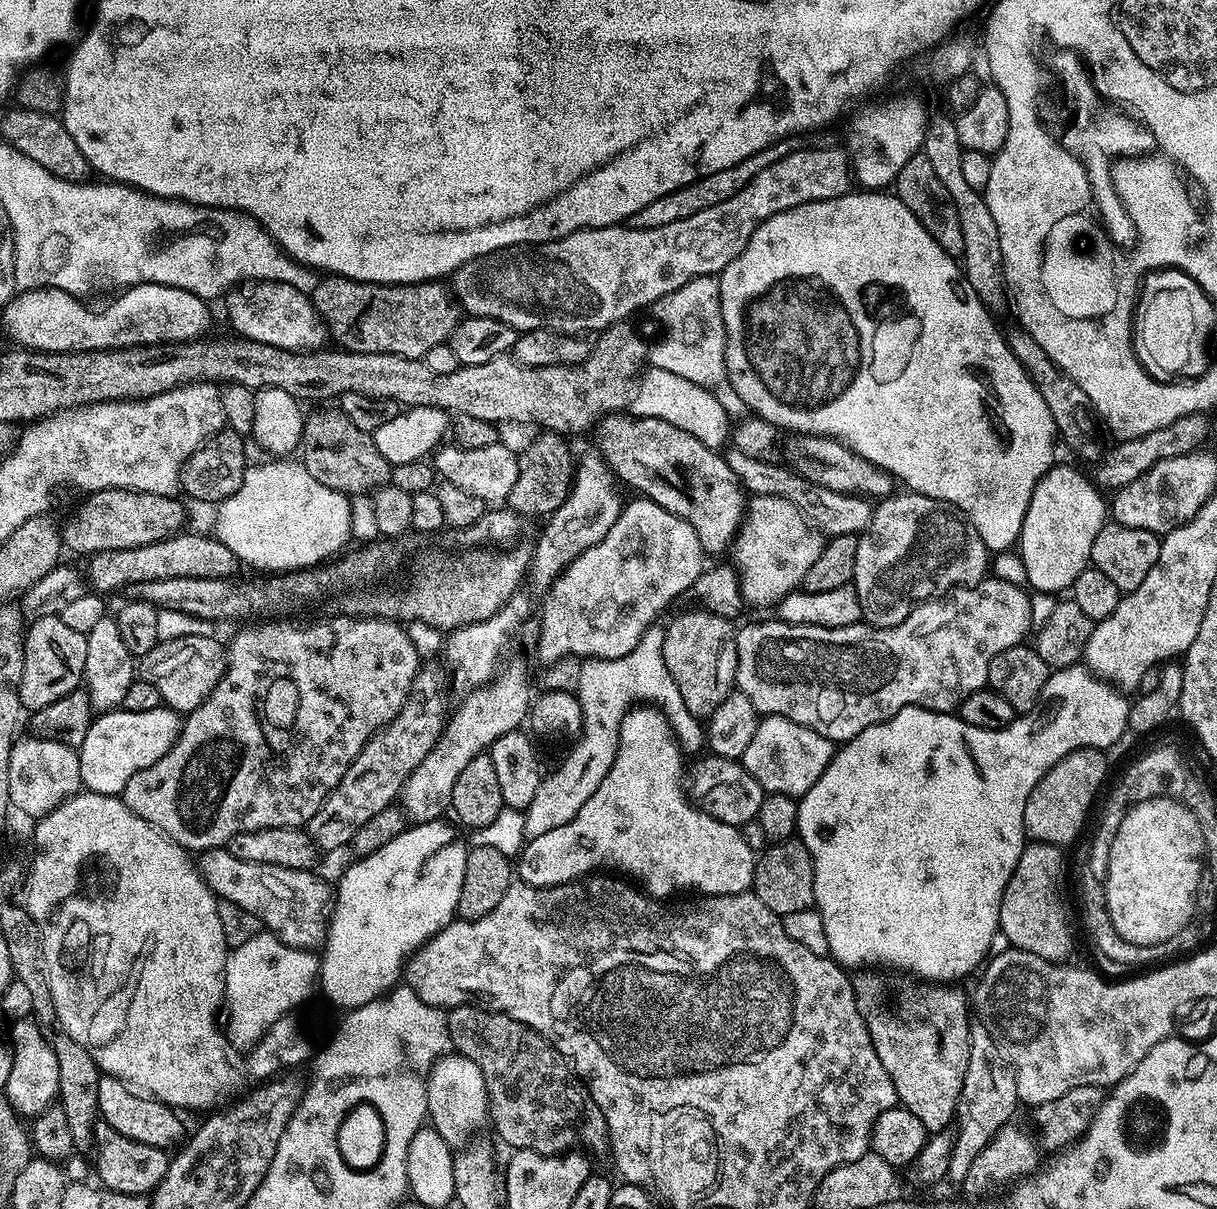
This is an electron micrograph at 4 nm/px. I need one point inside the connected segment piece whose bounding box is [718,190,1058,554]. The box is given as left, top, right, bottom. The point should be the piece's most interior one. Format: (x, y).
(843, 318)

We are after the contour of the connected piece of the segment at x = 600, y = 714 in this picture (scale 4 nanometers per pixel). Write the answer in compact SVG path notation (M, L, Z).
M653 626L642 634L638 646L630 650L630 654L622 654L622 658L613 660L585 659L581 666L581 678L575 695L580 698L582 710L582 732L568 757L540 781L534 794L534 802L526 809L506 808L490 822L490 826L475 829L475 843L490 846L503 856L515 857L528 840L538 838L538 834L547 834L558 826L566 826L582 806L586 806L586 798L602 786L602 778L612 769L614 758L618 754L618 738L622 718L635 702L653 702L662 709L672 725L672 731L685 753L703 753L706 748L706 728L701 717L690 714L686 710L686 702L682 702L682 694L678 694L678 686L674 686L674 678L670 678L670 670L666 670L666 658L662 658L662 642L664 628Z

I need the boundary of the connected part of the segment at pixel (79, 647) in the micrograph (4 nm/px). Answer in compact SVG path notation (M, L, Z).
M59 615L43 616L31 621L22 636L24 661L22 662L22 682L20 683L20 703L25 709L35 710L58 702L75 688L81 687L86 666L86 646L88 637L78 630L70 630Z

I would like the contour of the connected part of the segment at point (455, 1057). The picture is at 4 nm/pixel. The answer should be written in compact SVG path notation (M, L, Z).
M445 1054L436 1061L432 1067L432 1073L428 1076L428 1120L436 1133L447 1142L453 1150L460 1150L464 1144L480 1127L490 1120L490 1105L488 1102L488 1091L486 1090L486 1078L482 1078L482 1070L470 1062L470 1058L459 1054Z

